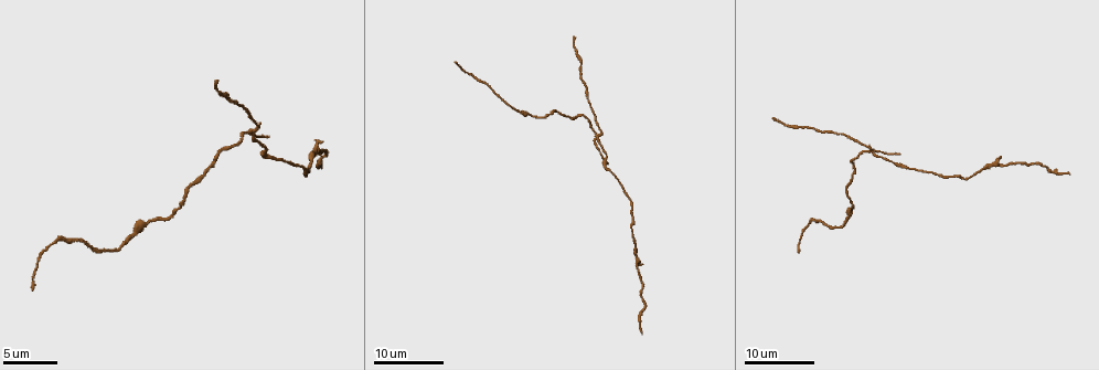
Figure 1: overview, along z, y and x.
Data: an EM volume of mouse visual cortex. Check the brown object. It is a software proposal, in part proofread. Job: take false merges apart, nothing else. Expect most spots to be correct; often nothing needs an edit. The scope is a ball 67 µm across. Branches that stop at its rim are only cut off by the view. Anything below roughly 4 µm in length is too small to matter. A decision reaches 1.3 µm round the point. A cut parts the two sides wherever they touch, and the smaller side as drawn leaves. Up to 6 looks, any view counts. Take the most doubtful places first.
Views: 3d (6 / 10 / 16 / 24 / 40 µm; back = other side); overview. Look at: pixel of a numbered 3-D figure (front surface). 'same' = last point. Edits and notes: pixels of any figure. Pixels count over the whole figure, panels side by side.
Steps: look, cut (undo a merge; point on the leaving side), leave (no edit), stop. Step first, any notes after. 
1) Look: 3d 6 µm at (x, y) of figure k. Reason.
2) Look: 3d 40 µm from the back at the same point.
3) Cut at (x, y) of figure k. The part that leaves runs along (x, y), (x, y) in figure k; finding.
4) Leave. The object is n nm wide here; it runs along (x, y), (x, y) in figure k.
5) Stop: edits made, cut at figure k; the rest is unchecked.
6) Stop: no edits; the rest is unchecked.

Look: 3d 16 µm at (597, 137) of figure 1. Four or more arms meet.

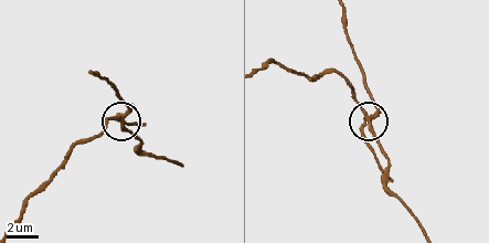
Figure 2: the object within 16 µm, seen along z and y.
Look: 3d 6 µm at (367, 120) of figure 2.

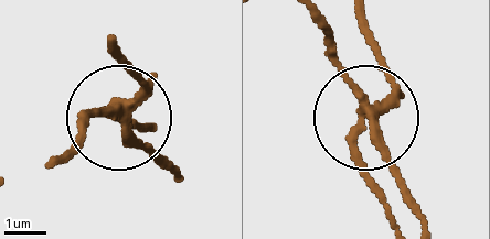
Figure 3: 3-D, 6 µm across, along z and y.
Cut at (82, 115) of figure 3. The object is 230 nm wide here; the part that leaves runs along (116, 101), (64, 154) in figure 3; two cells meet here.

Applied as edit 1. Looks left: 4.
Look: 3d 24 µm at (999, 163) of figure 1. Sudden change in width.

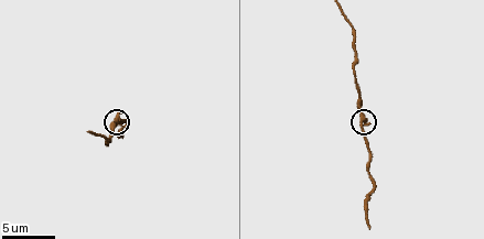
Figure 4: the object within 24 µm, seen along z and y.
Look: 3d 6 µm at (361, 124) of figure 4.

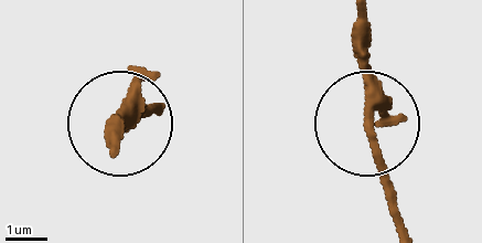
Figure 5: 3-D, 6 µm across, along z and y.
Leave. The object is 250 nm wide here; it runs along (356, 21), (367, 137), (395, 222) in figure 5; all the same cell.

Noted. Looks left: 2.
Look: 3d 10 µm at (357, 81) of figure 4.

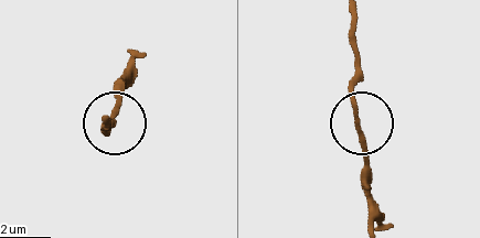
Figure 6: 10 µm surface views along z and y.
Leave. It runs along (355, 22), (363, 179) in figure 6; all the same cell.

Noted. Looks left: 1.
Stop: edits made, cut at figure 3; the rest is unchecked.

